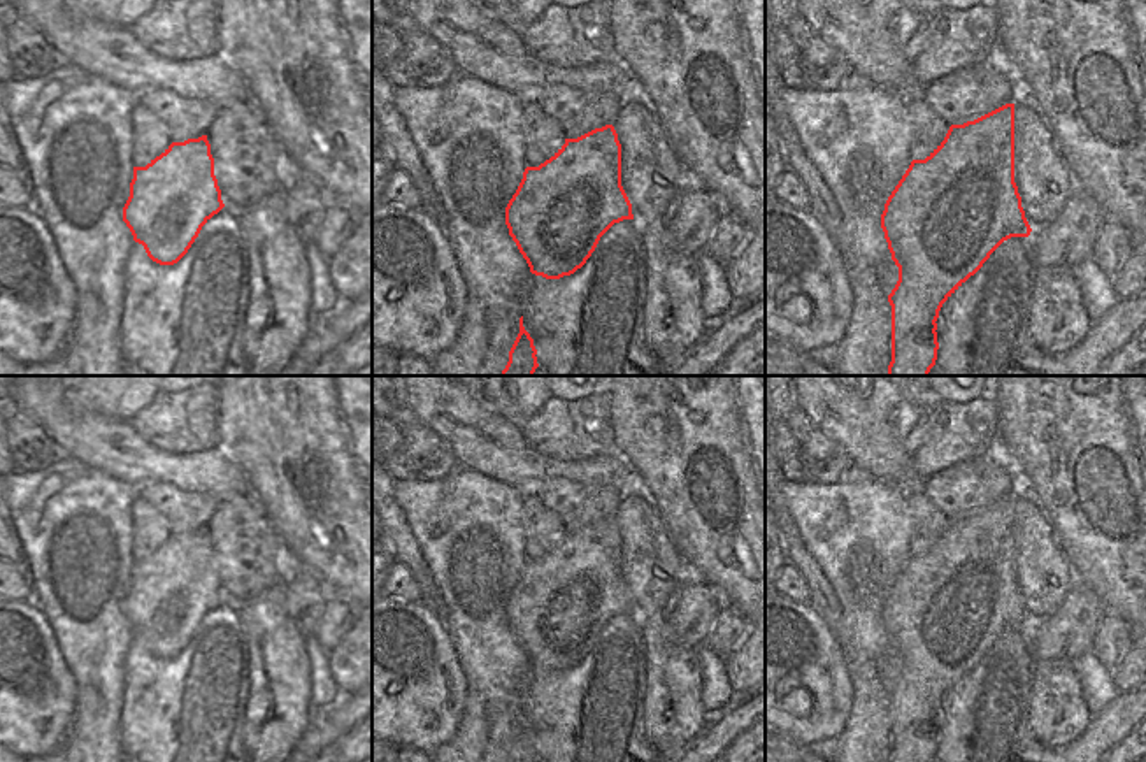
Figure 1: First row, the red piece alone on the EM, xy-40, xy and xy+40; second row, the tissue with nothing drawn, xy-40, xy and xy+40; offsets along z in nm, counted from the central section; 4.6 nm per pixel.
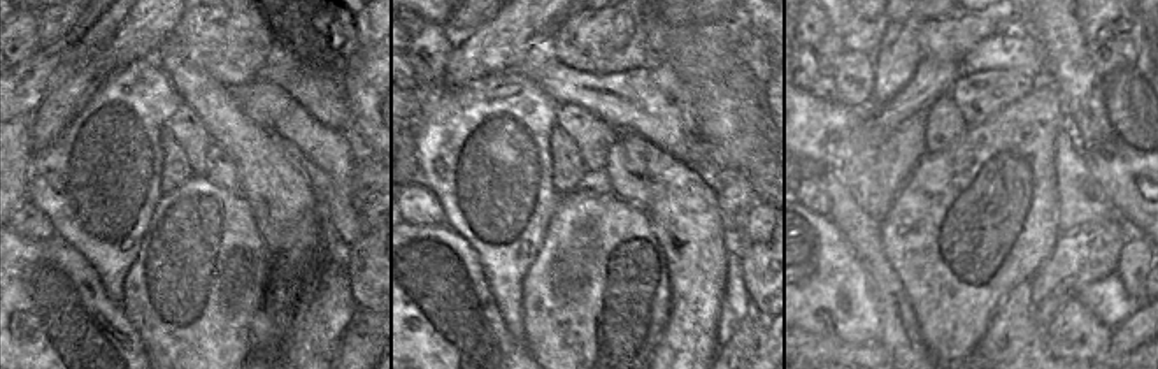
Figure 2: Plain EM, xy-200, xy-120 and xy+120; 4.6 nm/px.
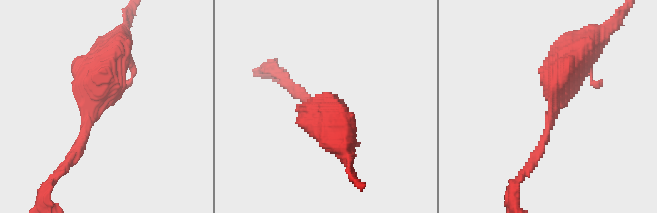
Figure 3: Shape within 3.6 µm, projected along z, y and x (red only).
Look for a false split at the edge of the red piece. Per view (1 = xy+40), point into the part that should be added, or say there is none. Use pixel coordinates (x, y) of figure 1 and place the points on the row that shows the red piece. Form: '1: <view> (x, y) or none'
1: none

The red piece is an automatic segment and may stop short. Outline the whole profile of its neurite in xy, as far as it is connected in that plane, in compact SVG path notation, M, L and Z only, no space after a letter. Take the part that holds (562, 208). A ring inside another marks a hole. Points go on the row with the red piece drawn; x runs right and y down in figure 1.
M612 125L595 128L565 144L539 167L526 167L505 207L505 225L530 272L560 279L581 269L600 237L623 219L634 219L621 186L621 144Z

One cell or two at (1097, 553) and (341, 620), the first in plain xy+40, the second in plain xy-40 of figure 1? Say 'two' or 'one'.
two

